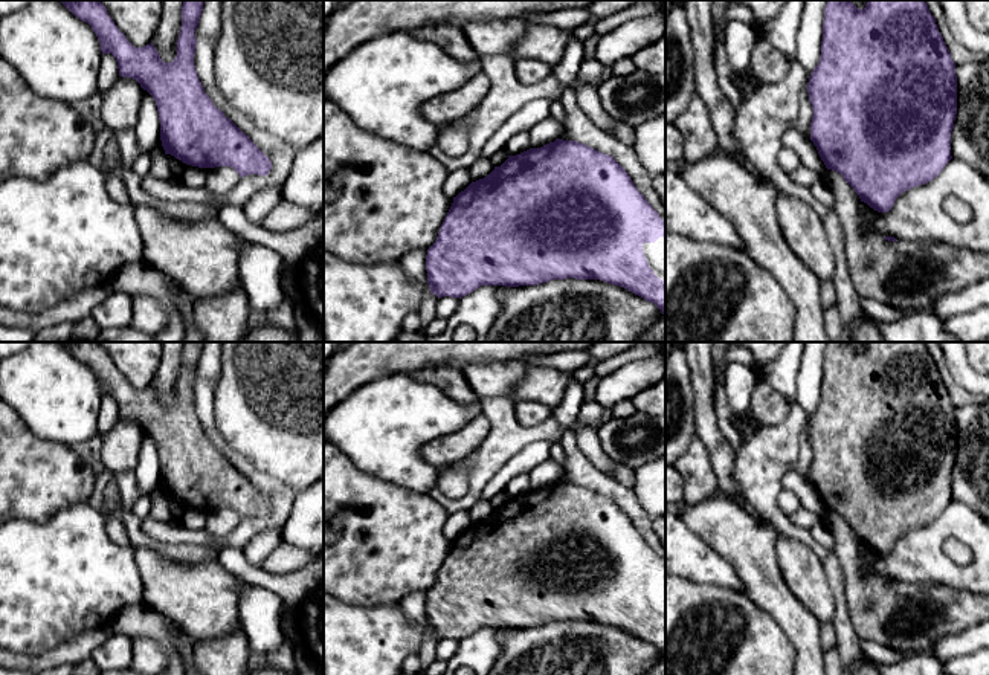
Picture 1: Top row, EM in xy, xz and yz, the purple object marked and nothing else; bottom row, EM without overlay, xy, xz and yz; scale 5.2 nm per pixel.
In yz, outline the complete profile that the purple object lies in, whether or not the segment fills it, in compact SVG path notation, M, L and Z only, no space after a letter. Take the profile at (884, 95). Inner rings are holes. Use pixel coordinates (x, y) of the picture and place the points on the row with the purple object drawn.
M827 0L823 23L821 58L809 76L809 101L812 104L810 140L818 150L827 170L836 171L855 189L861 202L867 203L878 212L888 212L896 199L919 185L936 179L951 156L951 133L957 115L957 75L955 63L943 41L942 34L931 15L925 0L867 0L864 9L858 9L852 0Z

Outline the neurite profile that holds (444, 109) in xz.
M479 72L461 84L456 90L441 93L423 104L423 116L437 125L449 125L475 111L490 92L490 79Z

